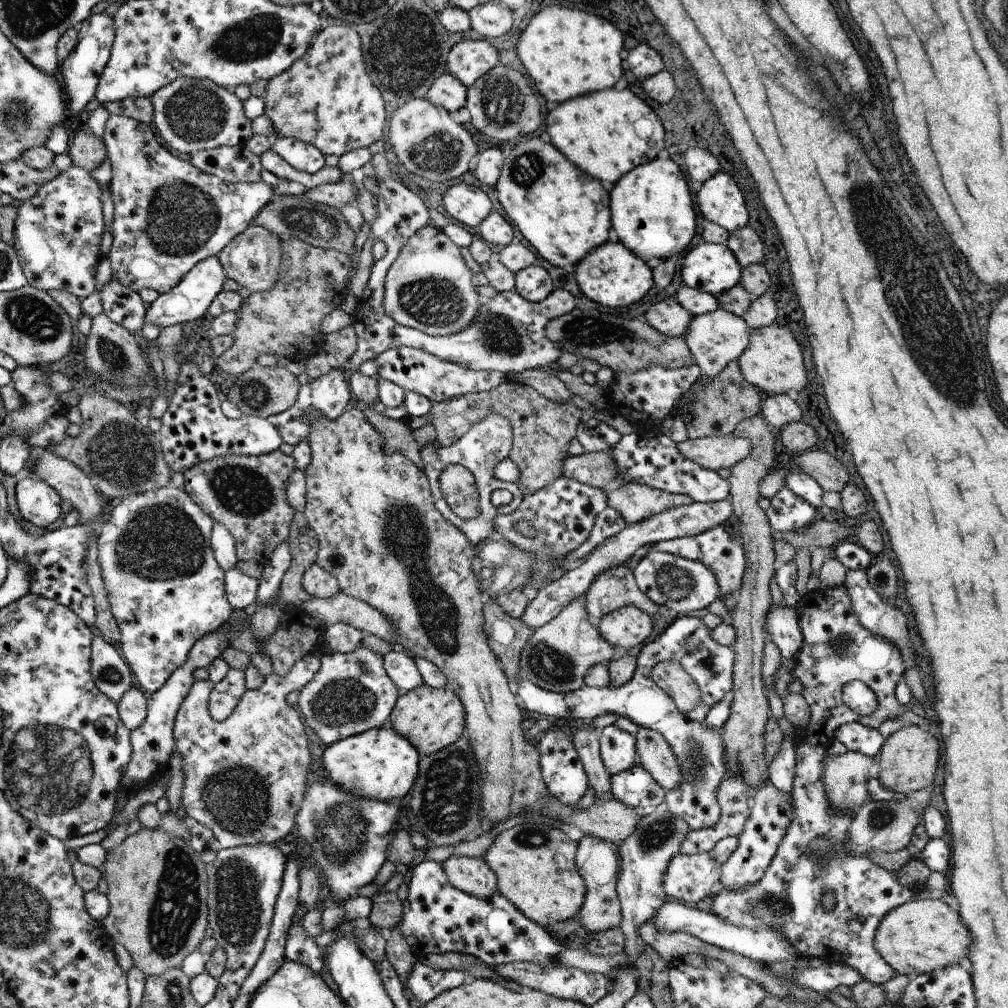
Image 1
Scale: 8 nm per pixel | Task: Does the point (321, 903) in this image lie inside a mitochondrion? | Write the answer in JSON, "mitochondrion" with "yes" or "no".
{"mitochondrion":"no"}

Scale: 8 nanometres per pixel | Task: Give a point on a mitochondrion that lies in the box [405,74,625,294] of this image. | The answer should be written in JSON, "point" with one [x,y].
{"point":[526,169]}

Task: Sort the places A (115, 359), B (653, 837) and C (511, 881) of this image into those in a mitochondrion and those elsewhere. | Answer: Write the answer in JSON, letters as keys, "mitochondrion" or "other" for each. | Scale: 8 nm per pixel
{"A":"mitochondrion","B":"mitochondrion","C":"other"}

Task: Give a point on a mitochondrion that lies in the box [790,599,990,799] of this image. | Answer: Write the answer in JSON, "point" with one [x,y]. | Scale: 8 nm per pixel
{"point":[843,644]}

